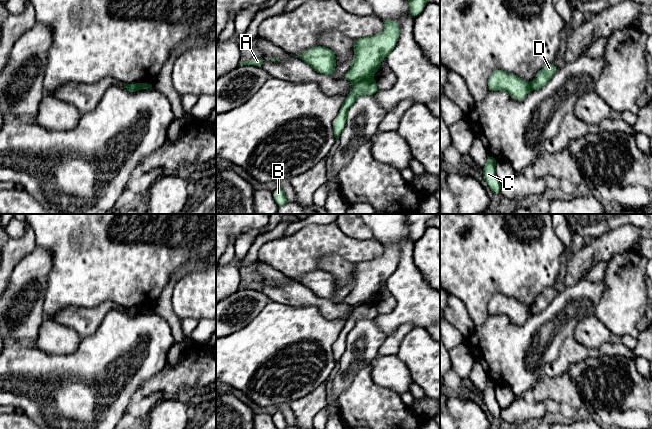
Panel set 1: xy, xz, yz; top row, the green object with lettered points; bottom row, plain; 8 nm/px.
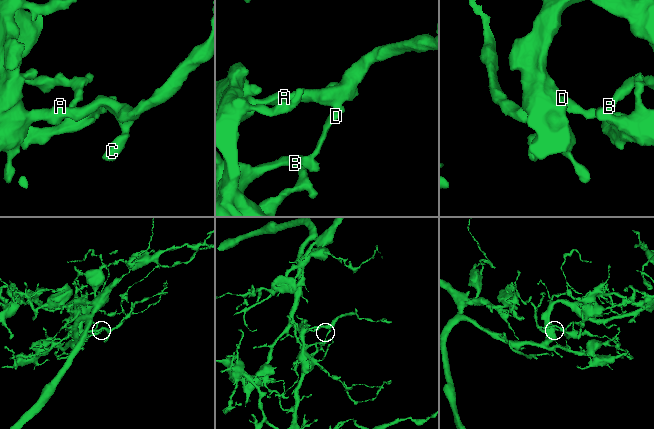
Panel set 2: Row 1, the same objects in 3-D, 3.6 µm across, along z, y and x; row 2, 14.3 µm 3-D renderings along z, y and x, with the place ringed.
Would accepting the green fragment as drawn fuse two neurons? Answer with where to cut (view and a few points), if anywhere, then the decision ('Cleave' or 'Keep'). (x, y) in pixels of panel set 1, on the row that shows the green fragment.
Split along xz (371, 78), (358, 80), (354, 83). Cleave

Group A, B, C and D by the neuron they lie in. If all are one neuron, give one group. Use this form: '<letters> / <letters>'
A C / B D

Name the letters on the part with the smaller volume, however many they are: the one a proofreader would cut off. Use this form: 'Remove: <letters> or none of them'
Remove: B, D

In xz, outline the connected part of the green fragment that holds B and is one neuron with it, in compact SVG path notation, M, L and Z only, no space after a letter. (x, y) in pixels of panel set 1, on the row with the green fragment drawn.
M277 187L273 191L273 198L278 207L286 206L289 203L282 187Z

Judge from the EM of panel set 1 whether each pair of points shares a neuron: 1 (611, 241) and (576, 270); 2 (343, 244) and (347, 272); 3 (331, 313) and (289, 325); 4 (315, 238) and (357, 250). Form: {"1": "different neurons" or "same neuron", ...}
{"1": "same neuron", "2": "different neurons", "3": "different neurons", "4": "same neuron"}

